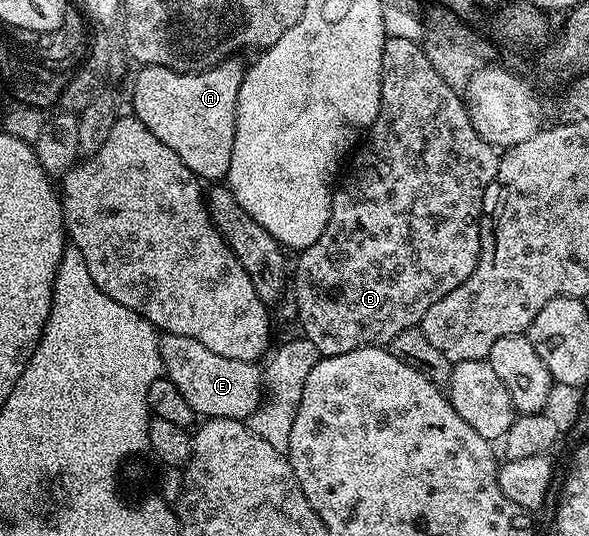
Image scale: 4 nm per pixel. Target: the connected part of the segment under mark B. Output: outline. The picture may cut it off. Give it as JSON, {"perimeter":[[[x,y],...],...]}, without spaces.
{"perimeter":[[[393,36],[385,39],[382,50],[380,113],[363,137],[358,151],[351,157],[351,160],[352,169],[348,173],[347,171],[343,173],[338,187],[333,191],[330,218],[326,222],[326,230],[322,230],[322,238],[318,238],[314,246],[303,249],[297,255],[300,257],[296,260],[296,273],[293,276],[291,273],[290,276],[290,292],[292,288],[293,294],[296,295],[296,316],[300,319],[301,330],[299,331],[305,339],[318,348],[321,356],[346,354],[350,350],[359,348],[391,345],[392,339],[402,334],[402,330],[417,327],[426,314],[426,310],[430,310],[430,306],[434,306],[438,298],[450,294],[450,290],[462,286],[462,282],[466,282],[466,278],[474,274],[480,257],[482,235],[480,211],[484,208],[484,191],[490,186],[493,187],[496,171],[500,165],[497,149],[487,144],[468,120],[468,110],[461,93],[448,86],[434,67],[430,66],[423,47],[410,38],[394,38]]]}

